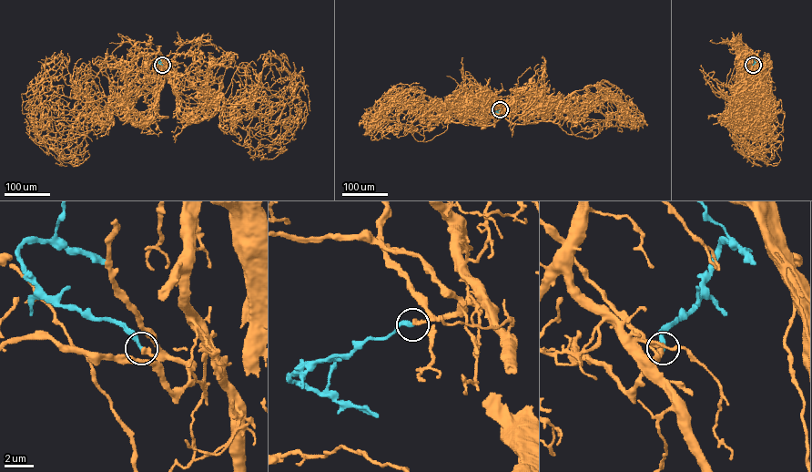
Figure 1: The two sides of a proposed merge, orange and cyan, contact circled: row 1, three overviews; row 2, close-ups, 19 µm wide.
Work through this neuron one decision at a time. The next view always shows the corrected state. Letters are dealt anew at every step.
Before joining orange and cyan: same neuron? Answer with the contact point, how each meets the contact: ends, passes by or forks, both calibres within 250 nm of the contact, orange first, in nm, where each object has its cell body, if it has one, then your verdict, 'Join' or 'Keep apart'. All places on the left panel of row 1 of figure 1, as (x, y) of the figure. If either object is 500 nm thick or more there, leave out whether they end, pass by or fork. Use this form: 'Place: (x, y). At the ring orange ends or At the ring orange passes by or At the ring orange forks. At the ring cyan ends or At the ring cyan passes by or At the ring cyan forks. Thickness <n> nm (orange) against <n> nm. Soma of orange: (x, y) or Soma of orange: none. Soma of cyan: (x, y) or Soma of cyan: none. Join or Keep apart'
Place: (162, 65). At the ring orange ends. At the ring cyan ends. Thickness 320 nm (orange) against 300 nm. Soma of orange: (147, 65). Soma of cyan: none. Join

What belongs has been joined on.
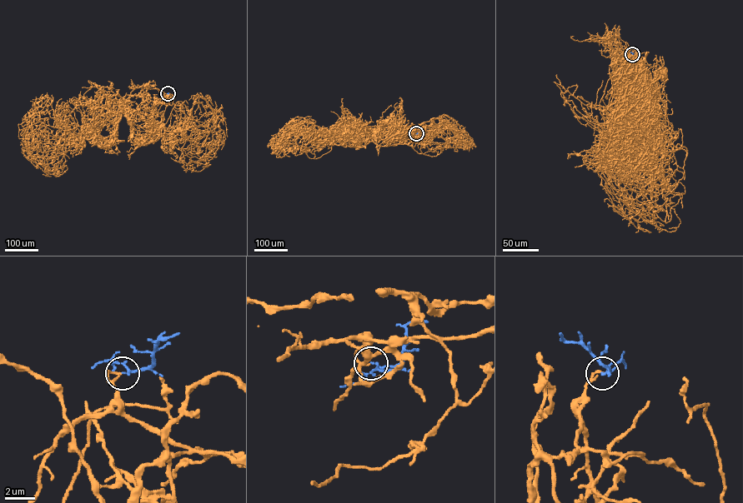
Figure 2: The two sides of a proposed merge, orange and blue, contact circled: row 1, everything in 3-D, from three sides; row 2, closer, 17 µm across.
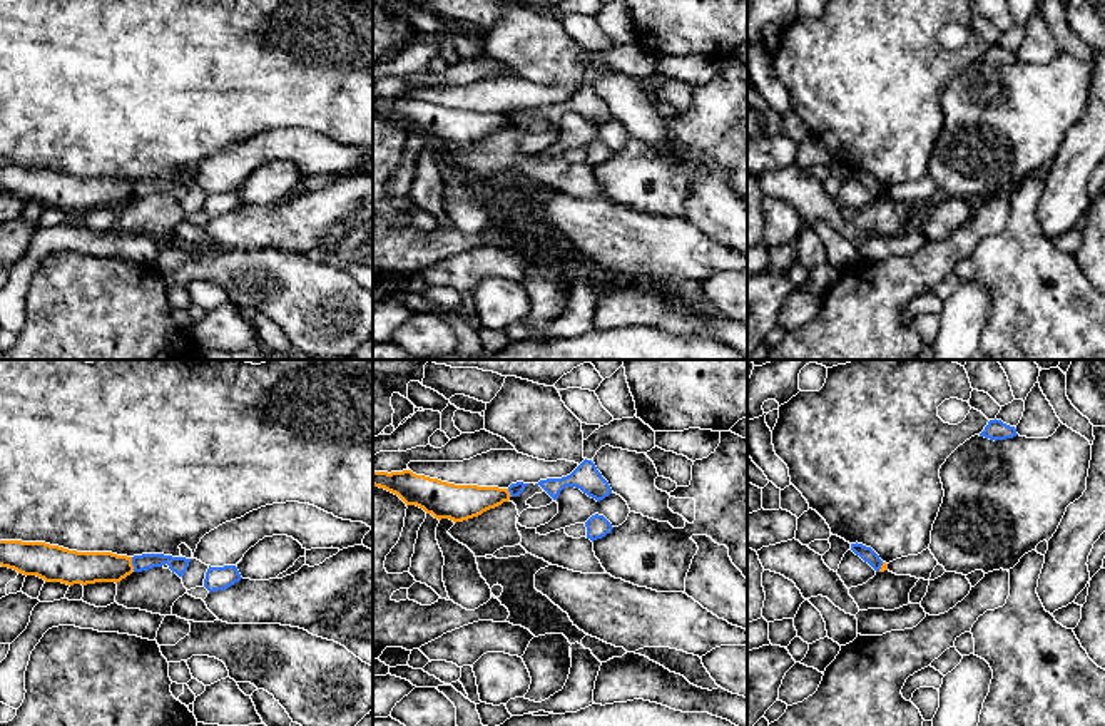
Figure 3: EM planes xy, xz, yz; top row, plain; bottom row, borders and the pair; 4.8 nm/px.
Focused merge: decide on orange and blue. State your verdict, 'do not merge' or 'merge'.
do not merge

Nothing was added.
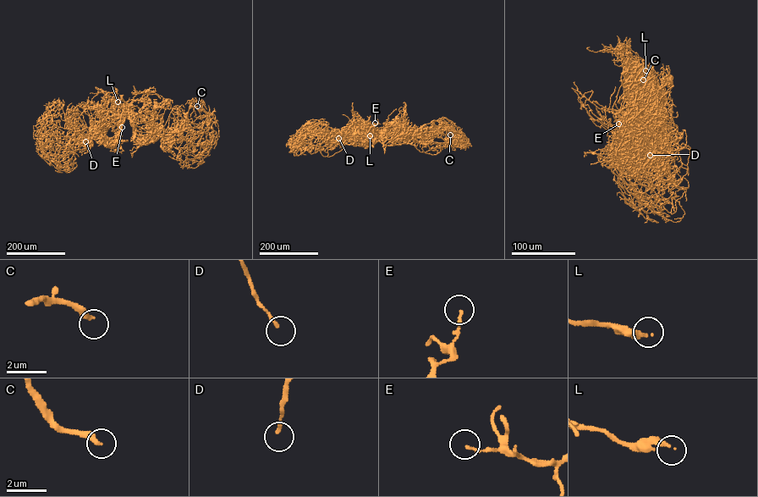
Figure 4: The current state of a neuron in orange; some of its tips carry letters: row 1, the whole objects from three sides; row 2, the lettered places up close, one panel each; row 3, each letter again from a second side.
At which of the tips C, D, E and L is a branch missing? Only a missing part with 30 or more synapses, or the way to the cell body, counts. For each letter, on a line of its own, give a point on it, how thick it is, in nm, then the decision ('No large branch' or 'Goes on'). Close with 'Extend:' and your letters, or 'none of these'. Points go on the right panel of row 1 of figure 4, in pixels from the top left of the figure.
C: Place: (643, 80). Thickness 320 nm. Goes on
D: Place: (650, 155). Thickness 150 nm. No large branch
E: Place: (618, 124). Thickness 130 nm. No large branch
L: Place: (645, 70). Thickness 240 nm. No large branch
Extend: C

